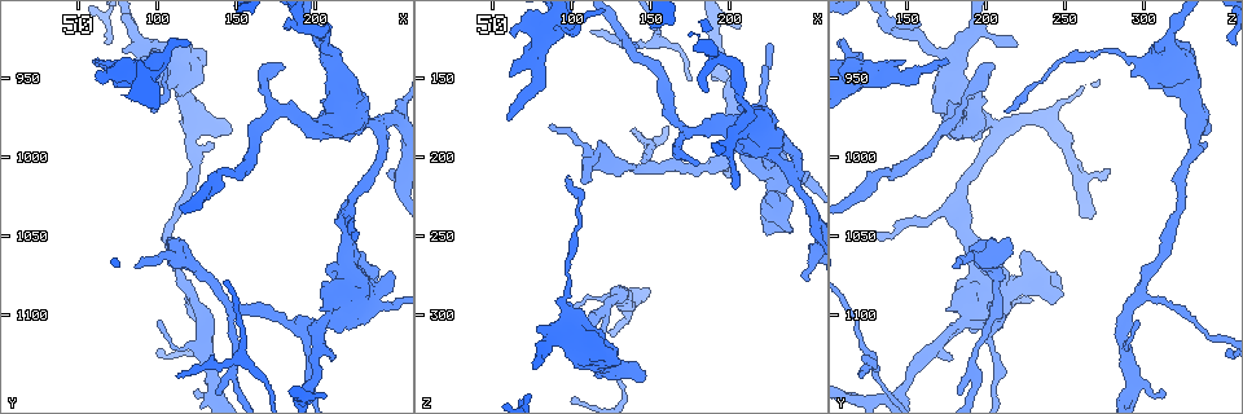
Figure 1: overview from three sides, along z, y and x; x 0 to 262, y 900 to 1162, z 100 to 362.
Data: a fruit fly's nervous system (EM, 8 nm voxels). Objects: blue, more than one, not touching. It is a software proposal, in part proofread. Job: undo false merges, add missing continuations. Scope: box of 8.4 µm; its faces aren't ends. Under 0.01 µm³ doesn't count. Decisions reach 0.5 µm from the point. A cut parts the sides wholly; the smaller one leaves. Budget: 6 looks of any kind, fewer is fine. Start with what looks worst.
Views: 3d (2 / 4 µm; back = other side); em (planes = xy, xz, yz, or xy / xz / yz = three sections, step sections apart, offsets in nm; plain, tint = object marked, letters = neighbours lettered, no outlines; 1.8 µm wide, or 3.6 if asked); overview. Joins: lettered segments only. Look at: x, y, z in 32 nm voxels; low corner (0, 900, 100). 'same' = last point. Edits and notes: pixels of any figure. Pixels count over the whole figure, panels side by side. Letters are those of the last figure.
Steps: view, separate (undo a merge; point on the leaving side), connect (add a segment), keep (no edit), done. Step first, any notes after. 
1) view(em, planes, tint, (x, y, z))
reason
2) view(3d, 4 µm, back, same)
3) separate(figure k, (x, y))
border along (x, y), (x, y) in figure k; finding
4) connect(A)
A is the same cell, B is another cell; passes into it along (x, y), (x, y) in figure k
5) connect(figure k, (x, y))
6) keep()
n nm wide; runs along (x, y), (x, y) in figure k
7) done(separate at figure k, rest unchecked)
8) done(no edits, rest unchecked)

view(em, planes, letters, (206, 1104, 190))
sudden change in width

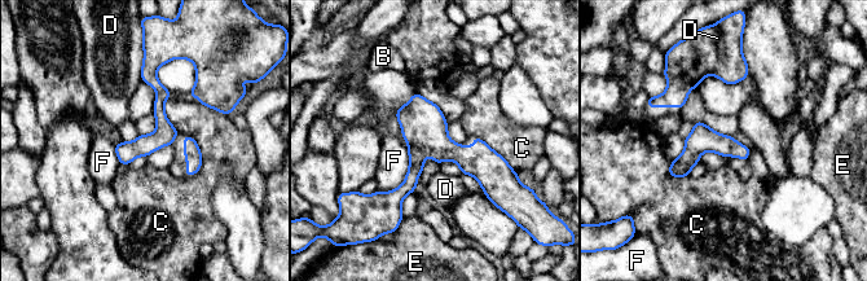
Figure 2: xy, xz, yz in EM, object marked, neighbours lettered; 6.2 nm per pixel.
keep()
F touches over 320 nm; B, C, D, E and F are other cells; continuous, no second neuron

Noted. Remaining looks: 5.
view(em, 3.6 µm, planes, plain, (152, 1128, 126))
three arms meet

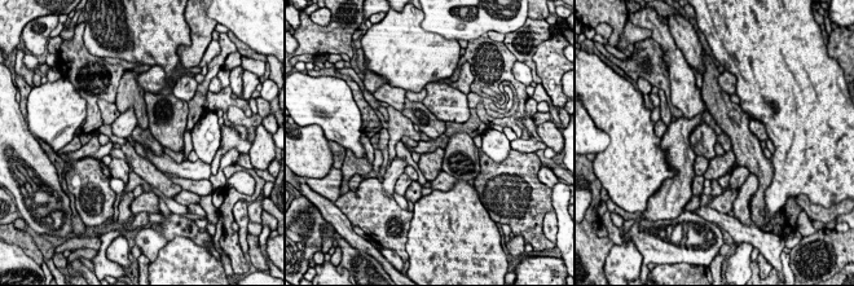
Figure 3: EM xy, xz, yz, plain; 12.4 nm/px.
view(em, 3.6 µm, planes, tint, same)
where the object lies

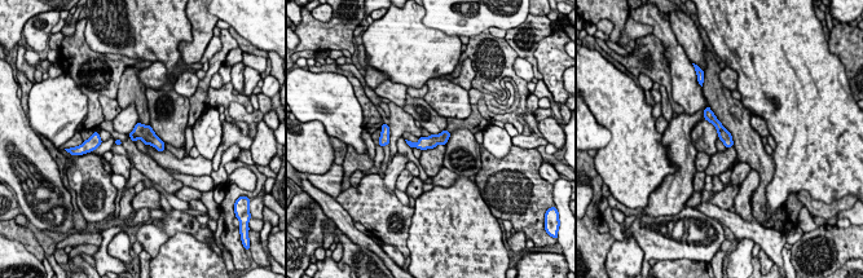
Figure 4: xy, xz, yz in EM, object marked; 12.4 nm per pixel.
view(em, 3.6 µm, planes, letters, same)
see the neighbours

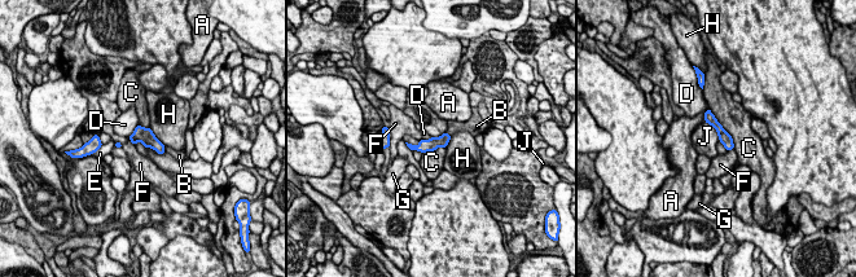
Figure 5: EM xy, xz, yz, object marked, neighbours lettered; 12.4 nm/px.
keep()
A, B, C, D, E, F, G, H and J are other cells; runs along (707, 115), (720, 130), (729, 145) in figure 5; continuous, no second neuron

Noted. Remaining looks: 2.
done(no edits, rest unchecked)

